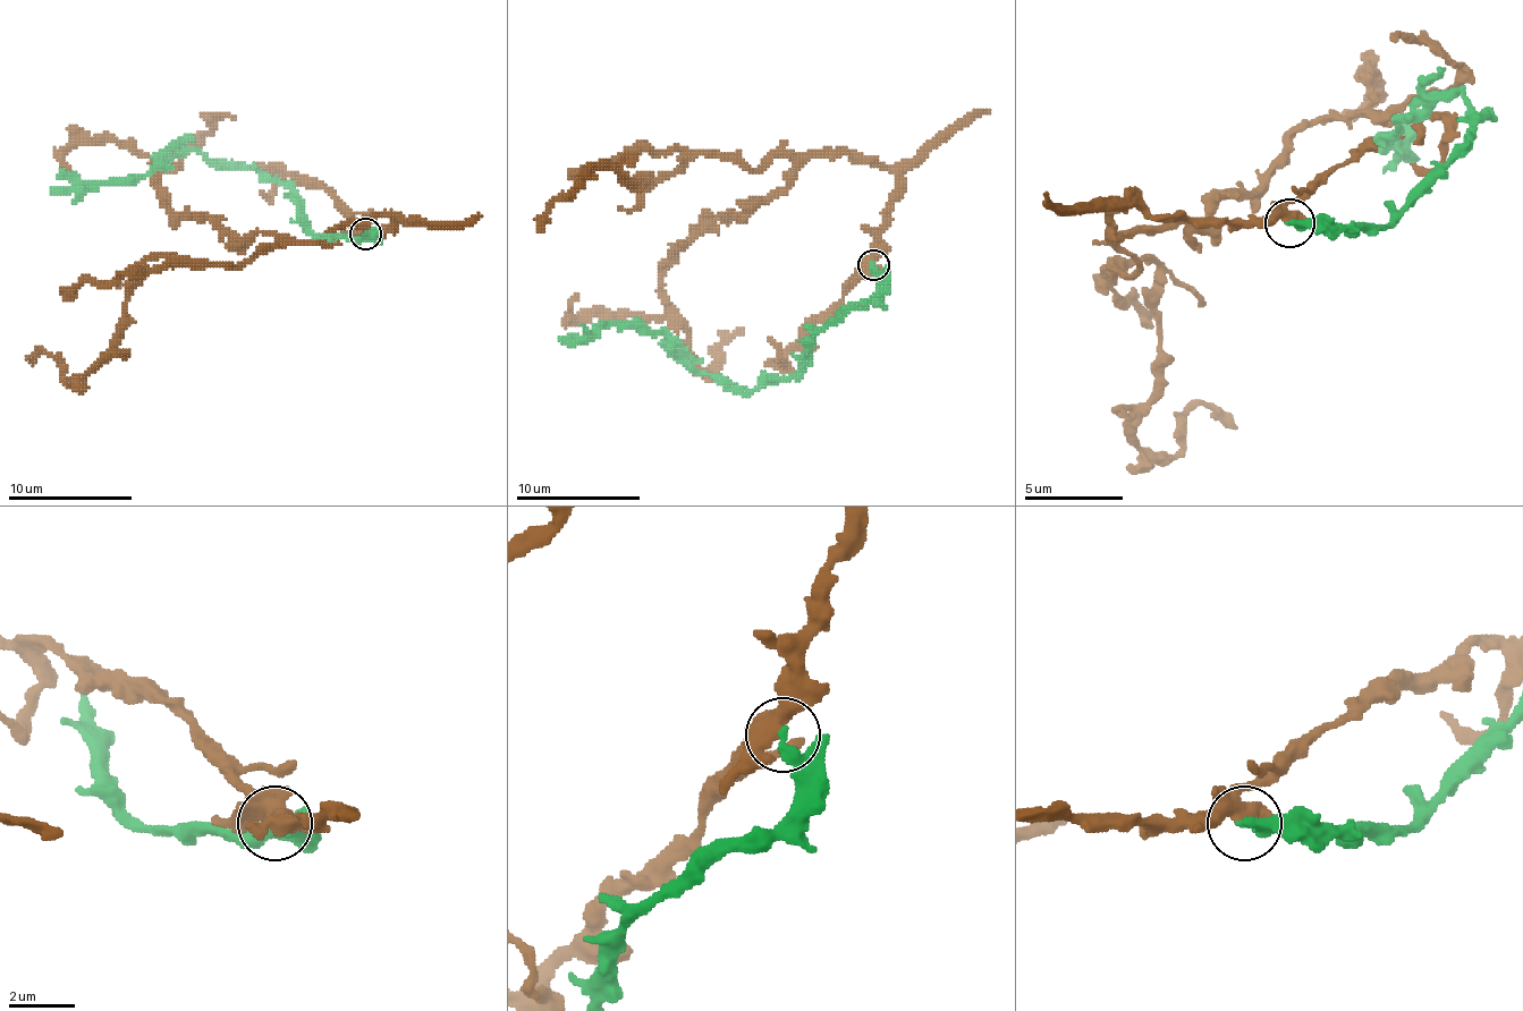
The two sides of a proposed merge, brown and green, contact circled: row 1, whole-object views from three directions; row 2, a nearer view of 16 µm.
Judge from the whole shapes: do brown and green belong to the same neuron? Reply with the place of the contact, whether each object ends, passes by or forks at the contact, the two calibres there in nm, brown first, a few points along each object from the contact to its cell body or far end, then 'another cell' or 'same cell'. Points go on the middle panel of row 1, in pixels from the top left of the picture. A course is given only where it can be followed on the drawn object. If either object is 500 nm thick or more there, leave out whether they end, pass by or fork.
at (873, 264); brown forks there; green ends there; 380 nm thick on the brown side, 320 nm on the other; brown runs (871, 265), (898, 172), (846, 153), (771, 153), (755, 169), (690, 153), (652, 181), (593, 169), (540, 231); green runs (873, 265), (877, 290), (848, 303), (793, 374), (755, 390), (727, 390), (662, 334), (634, 324), (559, 340); another cell

